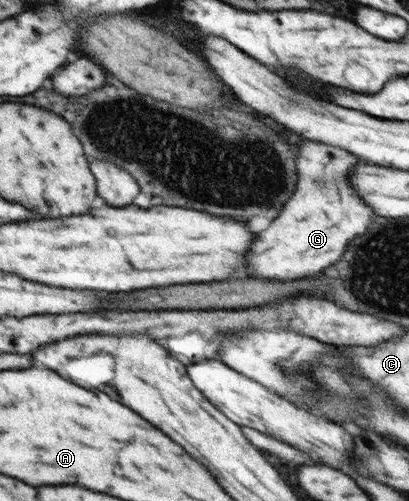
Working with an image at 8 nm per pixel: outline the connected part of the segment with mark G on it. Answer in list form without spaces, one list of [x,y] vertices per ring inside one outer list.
[[[314,140],[297,142],[298,183],[287,200],[287,212],[279,220],[271,220],[269,228],[259,232],[255,248],[251,248],[251,264],[247,266],[255,276],[295,280],[321,272],[337,262],[353,238],[361,236],[373,218],[373,209],[349,185],[347,174],[355,164],[368,162],[330,144]]]

